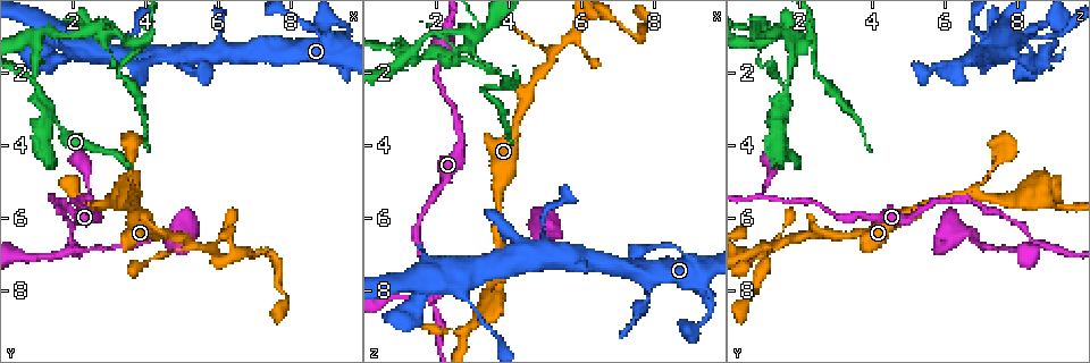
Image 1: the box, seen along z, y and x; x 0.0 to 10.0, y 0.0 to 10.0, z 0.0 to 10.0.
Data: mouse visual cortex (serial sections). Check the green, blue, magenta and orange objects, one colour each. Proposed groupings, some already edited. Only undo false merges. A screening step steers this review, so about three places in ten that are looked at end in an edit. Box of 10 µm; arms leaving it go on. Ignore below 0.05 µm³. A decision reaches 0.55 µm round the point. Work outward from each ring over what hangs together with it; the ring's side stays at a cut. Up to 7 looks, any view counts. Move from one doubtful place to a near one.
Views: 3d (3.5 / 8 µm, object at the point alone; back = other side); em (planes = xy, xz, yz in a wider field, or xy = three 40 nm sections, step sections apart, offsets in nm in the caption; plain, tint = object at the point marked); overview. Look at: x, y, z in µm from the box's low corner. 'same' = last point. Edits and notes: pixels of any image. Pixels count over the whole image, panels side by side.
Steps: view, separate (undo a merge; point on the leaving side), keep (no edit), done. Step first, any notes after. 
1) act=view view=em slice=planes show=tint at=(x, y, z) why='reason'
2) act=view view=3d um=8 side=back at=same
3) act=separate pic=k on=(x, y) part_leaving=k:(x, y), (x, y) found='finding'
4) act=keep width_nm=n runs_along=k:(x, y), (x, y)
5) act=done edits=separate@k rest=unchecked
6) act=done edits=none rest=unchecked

act=view view=3d um=8 at=(3.80, 5.35, 6.70) why='three arms meet'

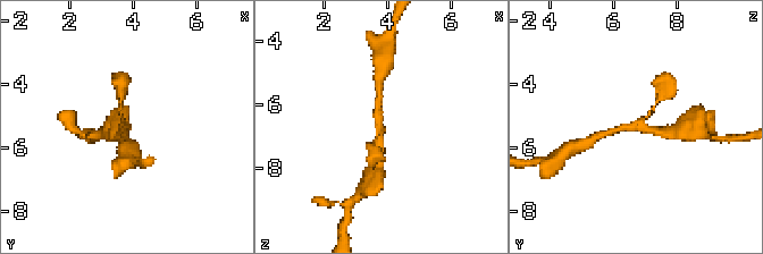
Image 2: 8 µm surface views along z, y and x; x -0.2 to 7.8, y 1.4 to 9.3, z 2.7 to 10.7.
act=view view=3d um=3.5 at=same

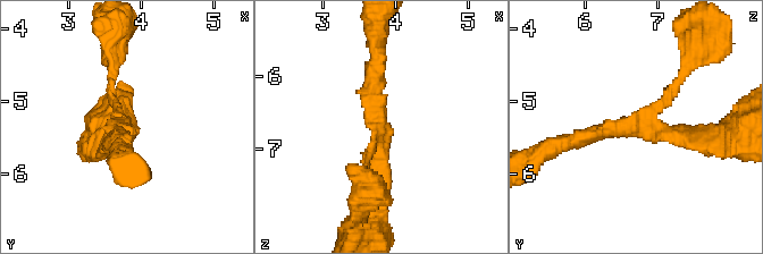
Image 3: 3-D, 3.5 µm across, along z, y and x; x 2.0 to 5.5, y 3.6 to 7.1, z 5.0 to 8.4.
act=view view=em slice=xy step=3 show=tint at=(3.70, 5.35, 6.70) why='need the tissue'

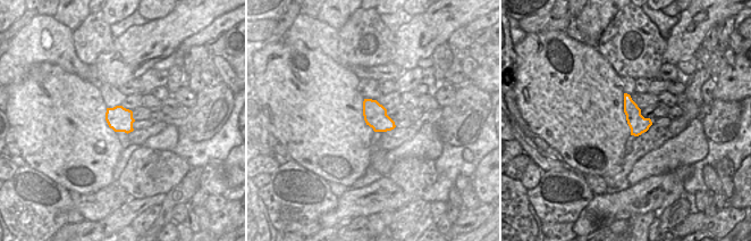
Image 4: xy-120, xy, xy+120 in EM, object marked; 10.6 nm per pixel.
act=keep arm_widths_nm=150,200,200 runs_along=3:(378, 54), (371, 200) found='one cell here'

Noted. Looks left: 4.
act=view view=3d um=3.5 at=(2.00, 5.40, 9.15) why='sharp bend'

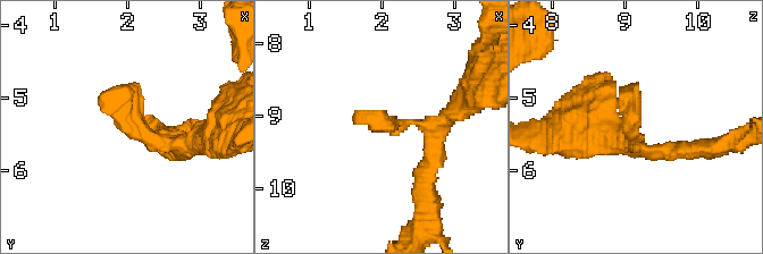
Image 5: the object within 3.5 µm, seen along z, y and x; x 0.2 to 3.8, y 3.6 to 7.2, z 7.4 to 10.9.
act=view view=em slice=xy step=3 show=tint at=(2.00, 5.40, 9.10)

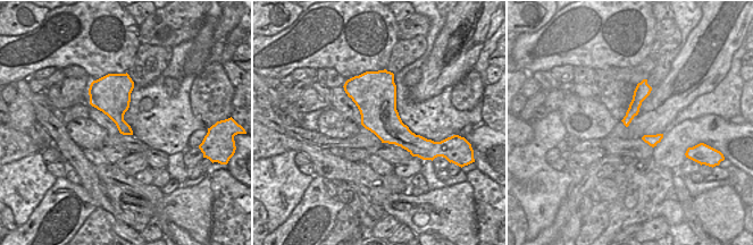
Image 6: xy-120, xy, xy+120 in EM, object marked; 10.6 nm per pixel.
act=keep found='all the same cell'

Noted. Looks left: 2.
act=view view=3d um=8 at=(2.45, 5.45, 1.05) why='two arms in line, one across'

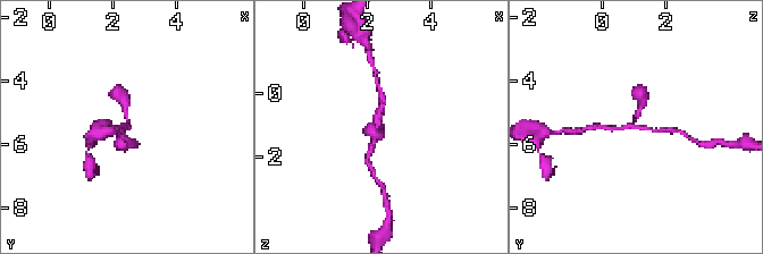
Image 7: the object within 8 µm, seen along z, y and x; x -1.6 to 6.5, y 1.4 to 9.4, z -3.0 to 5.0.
act=view view=em slice=xy step=3 show=tint at=same arms=3 arm_widths_nm=200,200,200 why='now the EM'

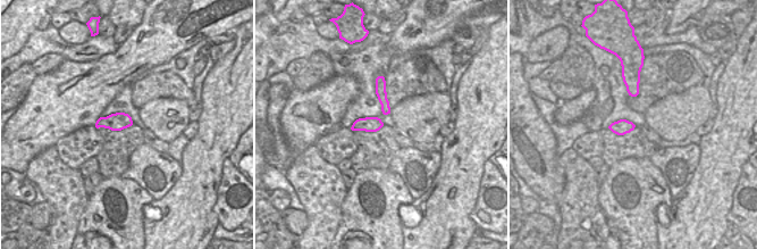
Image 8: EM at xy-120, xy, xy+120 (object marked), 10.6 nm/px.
act=keep runs_along=7:(663, 129), (634, 125), (642, 98) found='all the same cell'

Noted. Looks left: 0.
act=done edits=none rest=unchecked

